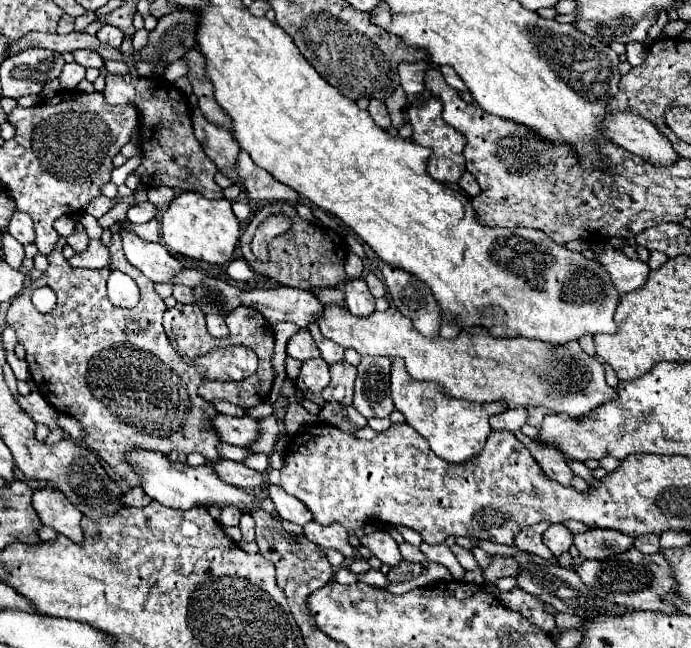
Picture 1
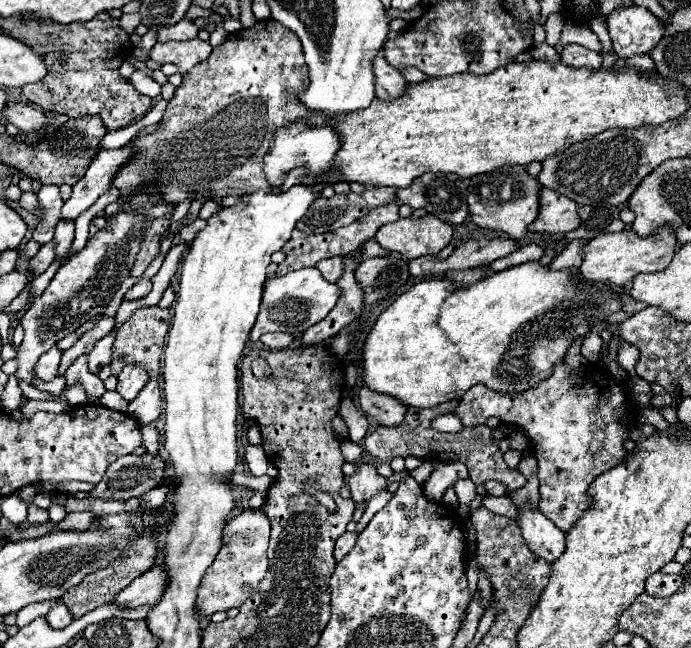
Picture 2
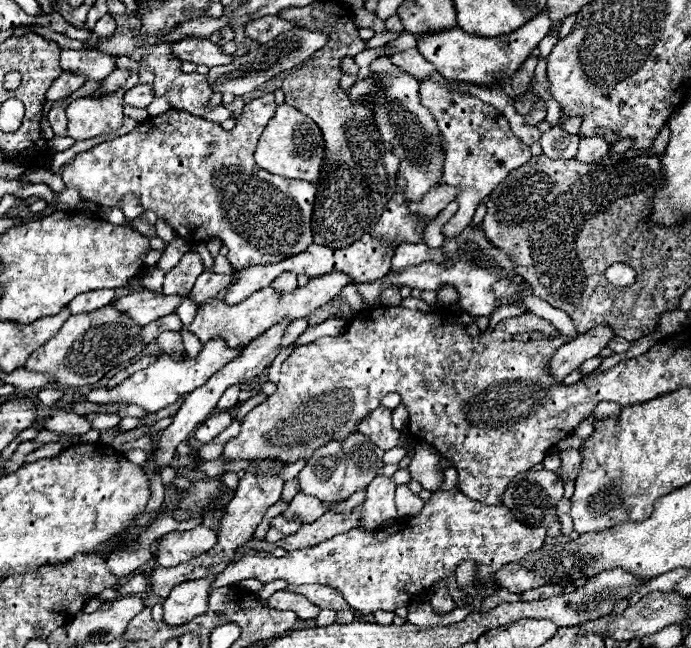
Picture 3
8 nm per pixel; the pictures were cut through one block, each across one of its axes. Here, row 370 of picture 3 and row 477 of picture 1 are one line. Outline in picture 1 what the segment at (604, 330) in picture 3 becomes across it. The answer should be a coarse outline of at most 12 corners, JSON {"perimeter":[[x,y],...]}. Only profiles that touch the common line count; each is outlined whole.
{"perimeter":[[515,432],[544,474],[570,486],[572,470],[560,450]]}

